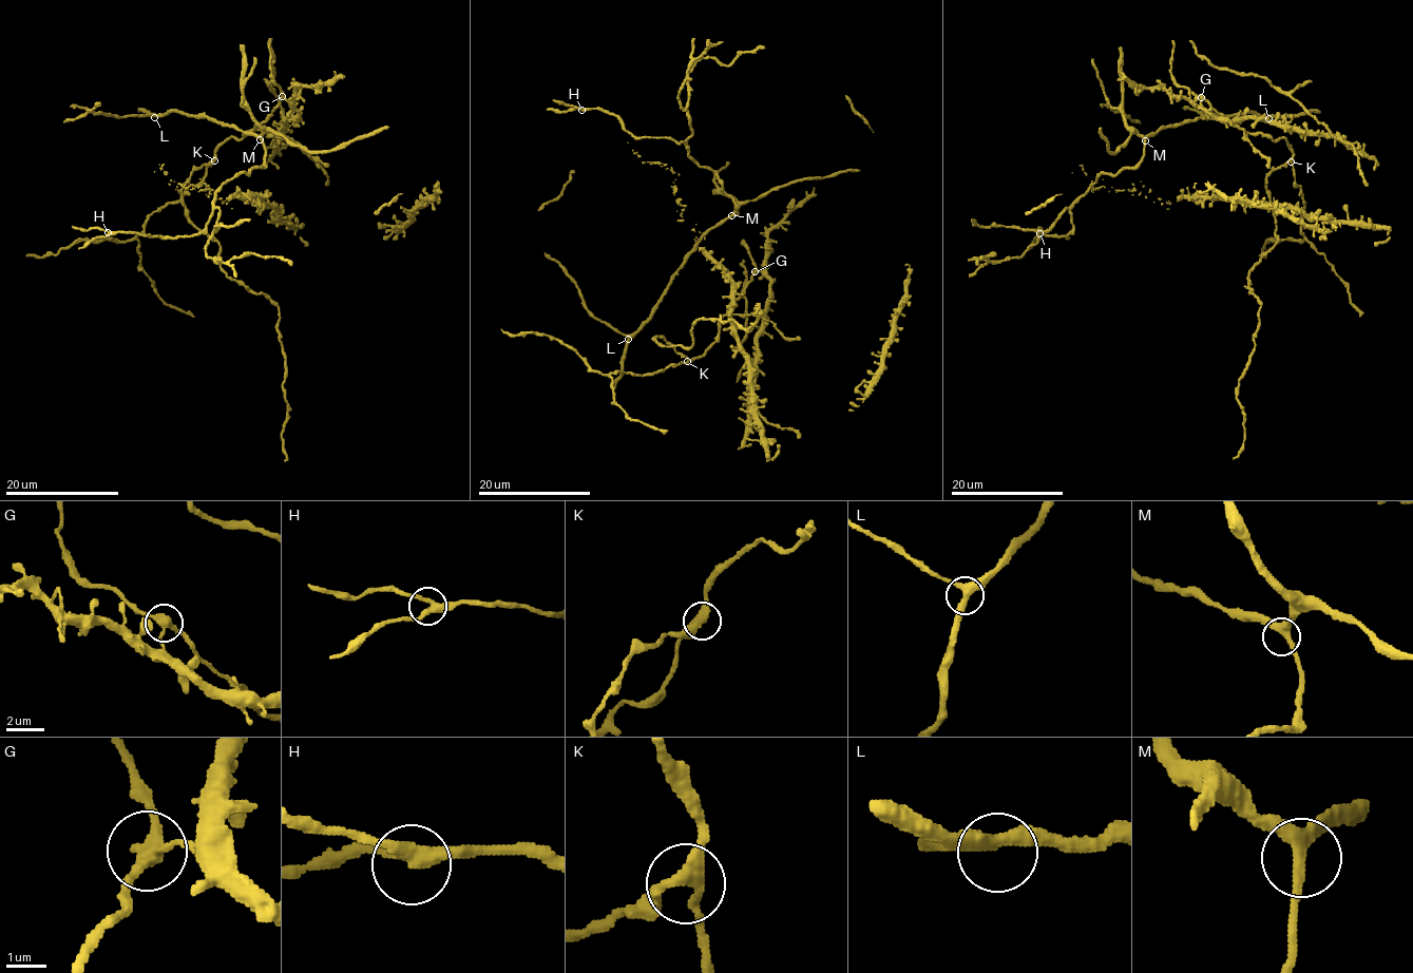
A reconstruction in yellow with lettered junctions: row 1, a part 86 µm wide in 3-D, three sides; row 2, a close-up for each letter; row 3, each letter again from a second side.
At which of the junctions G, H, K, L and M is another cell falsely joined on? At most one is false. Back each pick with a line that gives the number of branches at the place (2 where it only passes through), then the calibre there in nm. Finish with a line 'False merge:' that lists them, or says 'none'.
G: Branches: 3. Thickness 320 nm
False merge: G

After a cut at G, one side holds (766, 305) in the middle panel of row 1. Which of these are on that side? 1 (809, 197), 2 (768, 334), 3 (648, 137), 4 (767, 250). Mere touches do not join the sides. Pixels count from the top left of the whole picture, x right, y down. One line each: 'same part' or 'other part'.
1: same part
2: same part
3: other part
4: same part

